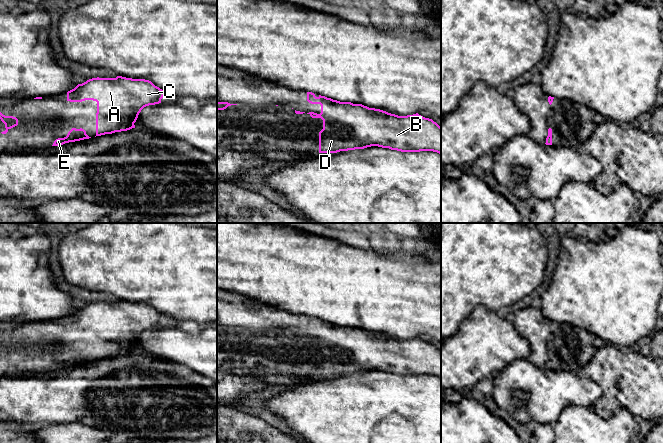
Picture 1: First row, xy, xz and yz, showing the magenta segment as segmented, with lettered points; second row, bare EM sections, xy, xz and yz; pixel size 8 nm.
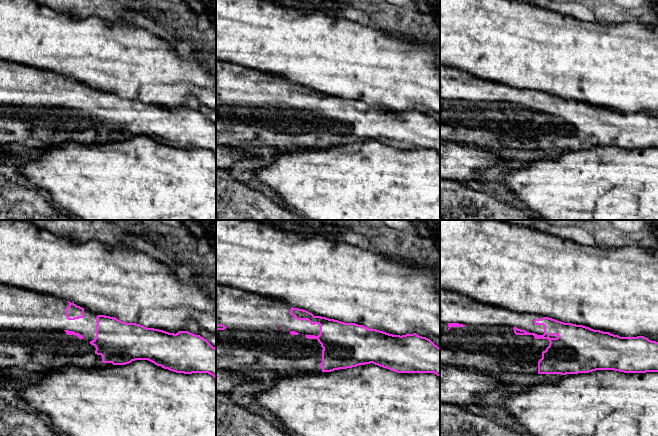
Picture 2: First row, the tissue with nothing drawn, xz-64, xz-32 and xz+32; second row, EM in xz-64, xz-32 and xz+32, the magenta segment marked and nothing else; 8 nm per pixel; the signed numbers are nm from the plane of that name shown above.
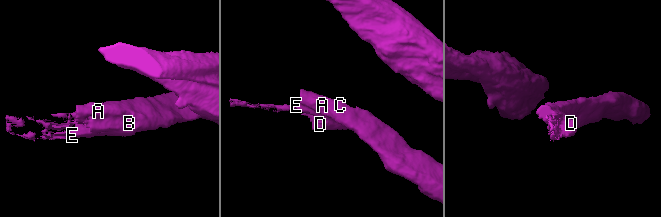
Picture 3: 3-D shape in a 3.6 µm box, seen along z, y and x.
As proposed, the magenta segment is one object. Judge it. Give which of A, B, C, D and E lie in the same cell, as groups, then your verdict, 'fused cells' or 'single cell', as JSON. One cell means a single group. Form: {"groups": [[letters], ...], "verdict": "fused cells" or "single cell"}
{"groups": [["A", "B", "C", "D", "E"]], "verdict": "single cell"}

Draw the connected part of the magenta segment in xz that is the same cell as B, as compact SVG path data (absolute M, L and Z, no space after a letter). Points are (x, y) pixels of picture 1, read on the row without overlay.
M307 316L307 325L321 329L320 338L307 337L312 342L323 344L323 353L319 356L319 377L337 377L378 370L401 376L433 375L441 378L441 351L432 343L418 337L398 340L362 328L340 326L321 319L316 321L312 316Z

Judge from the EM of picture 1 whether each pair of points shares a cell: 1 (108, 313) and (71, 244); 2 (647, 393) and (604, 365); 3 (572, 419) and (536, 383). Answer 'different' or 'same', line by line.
1: different
2: same
3: different

